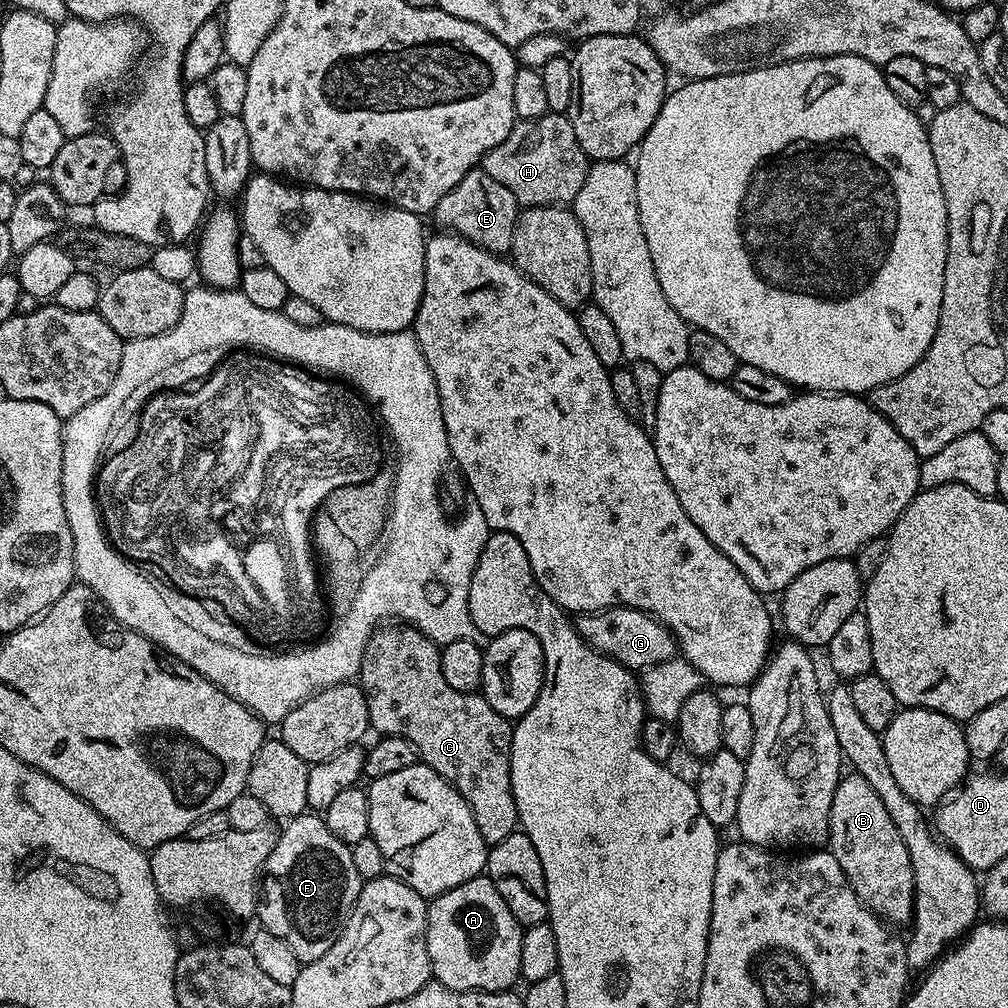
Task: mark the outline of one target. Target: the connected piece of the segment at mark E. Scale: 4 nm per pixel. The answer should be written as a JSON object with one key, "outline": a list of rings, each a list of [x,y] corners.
{"outline":[[[477,166],[469,170],[466,178],[450,190],[450,194],[442,194],[442,202],[438,202],[434,219],[440,223],[441,229],[474,242],[487,252],[508,254],[512,251],[514,242],[514,226],[520,217],[522,206],[495,178],[484,172],[483,167]]]}

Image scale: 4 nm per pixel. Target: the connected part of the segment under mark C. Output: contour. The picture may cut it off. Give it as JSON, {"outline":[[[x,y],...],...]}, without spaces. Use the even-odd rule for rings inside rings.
{"outline":[[[388,622],[373,631],[362,654],[358,677],[360,689],[366,698],[368,723],[375,731],[377,728],[380,736],[397,736],[409,740],[419,763],[430,766],[430,770],[455,786],[466,806],[470,806],[478,834],[482,834],[484,843],[491,846],[502,842],[502,838],[510,838],[510,834],[517,831],[520,822],[510,774],[514,724],[498,714],[498,710],[494,710],[494,706],[486,702],[484,695],[454,690],[454,686],[450,686],[446,678],[442,678],[440,650],[441,645],[411,624]]]}

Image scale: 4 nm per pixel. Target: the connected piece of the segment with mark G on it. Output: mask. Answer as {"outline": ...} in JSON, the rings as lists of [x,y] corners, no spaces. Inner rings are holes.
{"outline":[[[604,608],[601,612],[585,612],[575,617],[574,623],[576,633],[591,648],[617,660],[623,668],[631,668],[636,674],[643,673],[650,666],[658,666],[658,662],[673,659],[678,652],[672,631],[656,617],[636,608]]]}

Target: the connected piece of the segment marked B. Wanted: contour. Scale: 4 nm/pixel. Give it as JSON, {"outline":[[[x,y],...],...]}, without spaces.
{"outline":[[[855,774],[841,775],[828,815],[826,844],[834,858],[838,858],[838,866],[842,866],[854,894],[858,894],[861,902],[879,920],[892,926],[907,925],[911,921],[916,887],[910,854],[886,806],[882,806],[882,798],[878,798],[866,778]]]}

